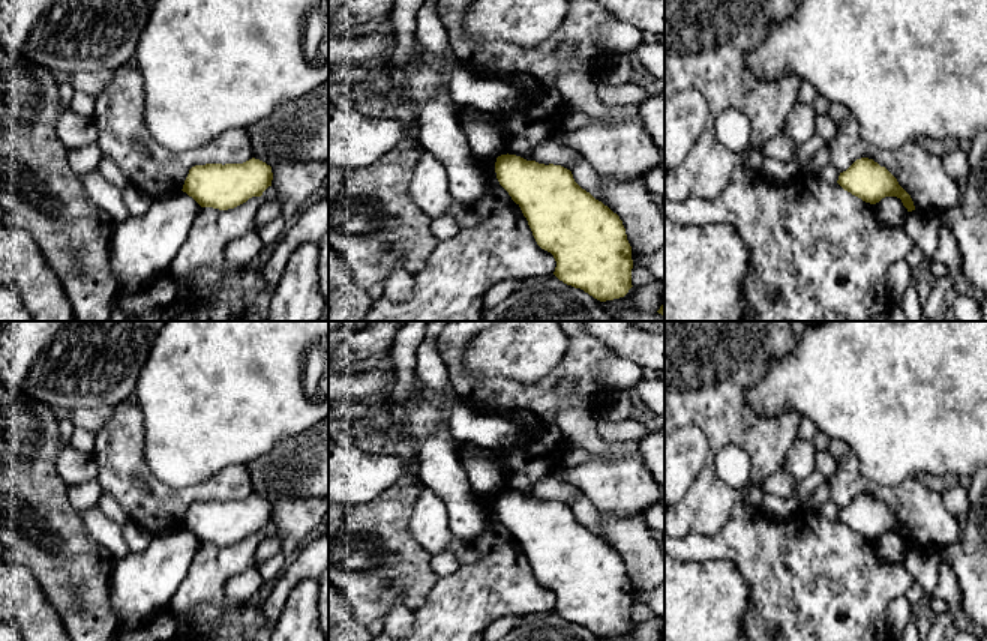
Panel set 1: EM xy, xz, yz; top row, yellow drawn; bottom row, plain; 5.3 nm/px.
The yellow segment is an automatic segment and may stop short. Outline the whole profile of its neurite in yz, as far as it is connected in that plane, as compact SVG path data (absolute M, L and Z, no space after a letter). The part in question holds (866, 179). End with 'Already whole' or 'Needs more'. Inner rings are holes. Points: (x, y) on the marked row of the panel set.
M856 159L846 171L840 173L837 183L866 203L876 204L885 197L897 197L908 212L915 210L910 195L898 185L897 179L873 159Z. Already whole

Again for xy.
M252 158L243 164L195 165L182 191L201 207L228 210L252 197L261 197L272 186L272 180L272 167Z. Already whole

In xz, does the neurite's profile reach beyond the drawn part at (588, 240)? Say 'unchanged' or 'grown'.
unchanged

